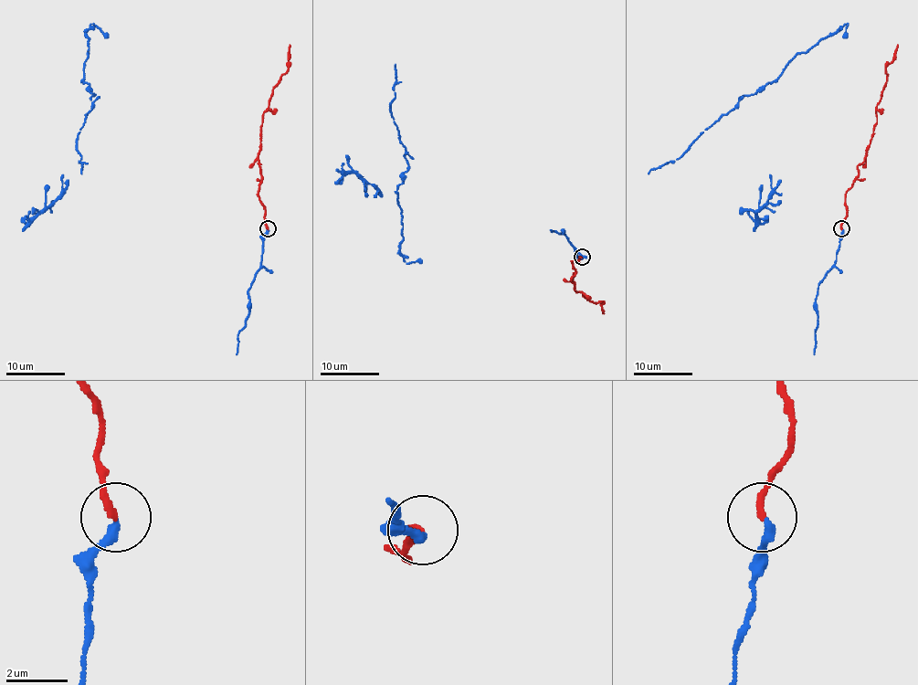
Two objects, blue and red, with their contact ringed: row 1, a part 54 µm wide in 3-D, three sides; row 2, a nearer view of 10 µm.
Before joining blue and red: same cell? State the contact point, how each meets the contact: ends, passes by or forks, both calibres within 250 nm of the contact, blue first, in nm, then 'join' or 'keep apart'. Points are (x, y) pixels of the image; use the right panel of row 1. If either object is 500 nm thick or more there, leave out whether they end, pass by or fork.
at (841, 228); blue ends there; red ends there; 280 nm thick on the blue side, 220 nm on the other; join

